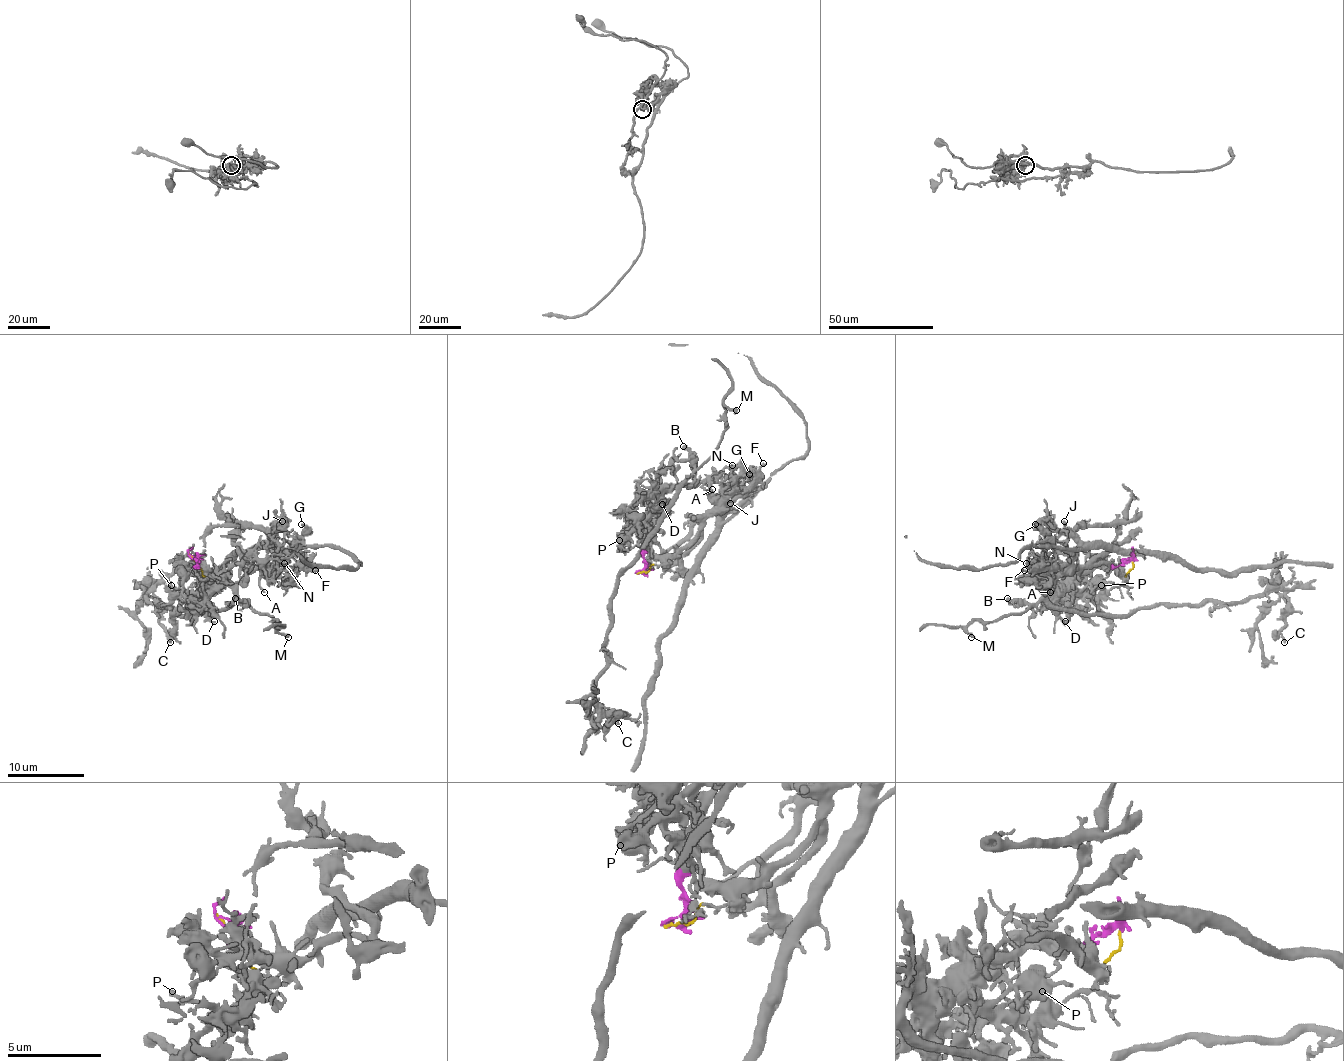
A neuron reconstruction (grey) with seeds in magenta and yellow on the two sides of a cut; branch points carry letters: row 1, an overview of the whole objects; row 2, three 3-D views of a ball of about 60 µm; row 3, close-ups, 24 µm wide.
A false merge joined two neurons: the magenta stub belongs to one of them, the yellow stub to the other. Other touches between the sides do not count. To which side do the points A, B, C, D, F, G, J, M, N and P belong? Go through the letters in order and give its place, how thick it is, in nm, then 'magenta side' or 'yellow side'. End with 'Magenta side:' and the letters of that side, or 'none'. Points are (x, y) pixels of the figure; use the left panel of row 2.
A: at (264, 592); 110 nm thick; yellow side
B: at (235, 598); 360 nm thick; magenta side
C: at (170, 642); 110 nm thick; magenta side
D: at (214, 621); 180 nm thick; magenta side
F: at (315, 570); 180 nm thick; yellow side
G: at (301, 524); 240 nm thick; yellow side
J: at (282, 521); 200 nm thick; yellow side
M: at (288, 637); 240 nm thick; magenta side
N: at (284, 563); 170 nm thick; yellow side
P: at (171, 585); 180 nm thick; magenta side
Magenta side: B, C, D, M, P

